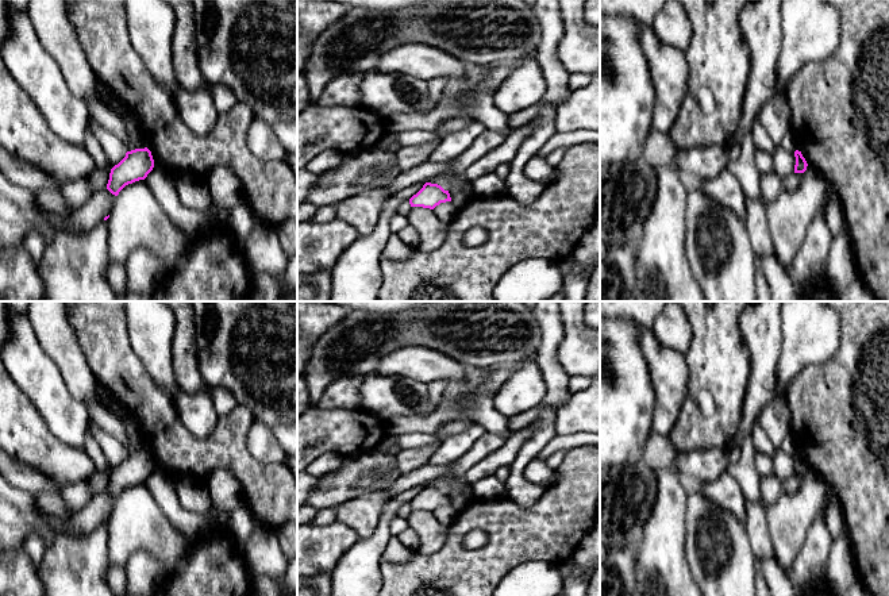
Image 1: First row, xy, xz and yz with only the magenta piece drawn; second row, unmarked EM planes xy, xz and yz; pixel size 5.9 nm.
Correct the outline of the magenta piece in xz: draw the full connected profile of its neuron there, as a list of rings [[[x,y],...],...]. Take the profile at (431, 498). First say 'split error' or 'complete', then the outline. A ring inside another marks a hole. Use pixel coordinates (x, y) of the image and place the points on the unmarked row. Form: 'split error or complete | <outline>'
complete | [[[426,485],[423,491],[409,501],[411,510],[434,512],[440,505],[451,504],[449,493],[438,487]]]

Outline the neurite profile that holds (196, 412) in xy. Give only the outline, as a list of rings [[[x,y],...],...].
[[[204,384],[199,392],[185,393],[180,391],[174,399],[178,419],[197,438],[209,437],[220,416],[213,408],[211,389]]]

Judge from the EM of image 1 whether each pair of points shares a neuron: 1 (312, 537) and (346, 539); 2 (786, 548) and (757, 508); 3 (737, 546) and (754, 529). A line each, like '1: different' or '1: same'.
1: same
2: different
3: different

